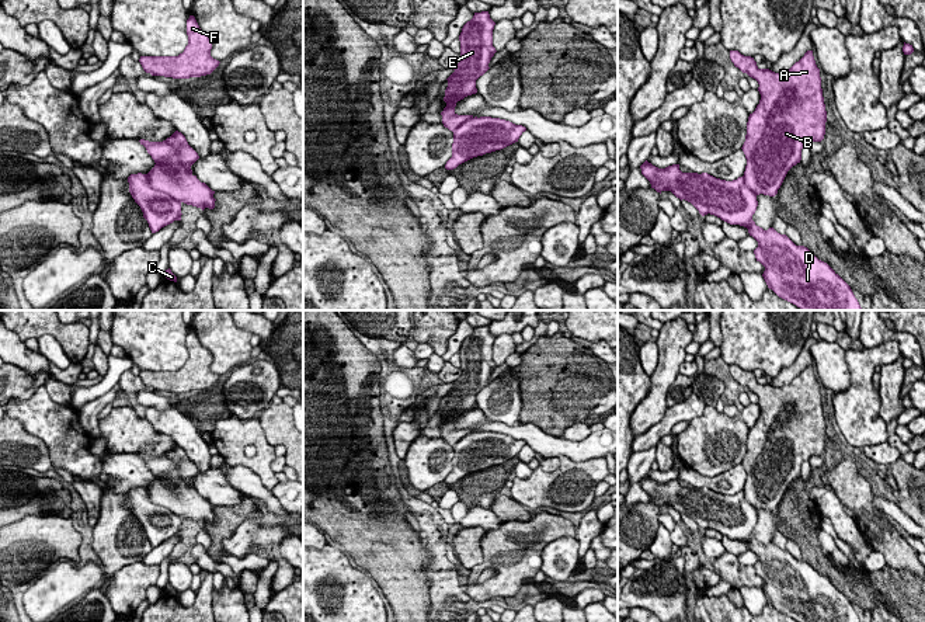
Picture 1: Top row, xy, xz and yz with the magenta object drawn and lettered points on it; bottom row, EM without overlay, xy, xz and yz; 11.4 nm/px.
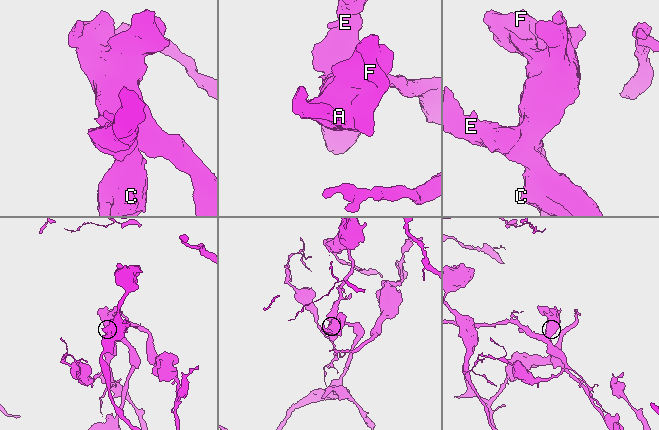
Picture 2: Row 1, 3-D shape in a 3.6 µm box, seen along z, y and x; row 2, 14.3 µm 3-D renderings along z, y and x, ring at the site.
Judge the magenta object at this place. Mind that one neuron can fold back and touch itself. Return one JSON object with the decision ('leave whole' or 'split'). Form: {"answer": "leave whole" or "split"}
{"answer": "split"}

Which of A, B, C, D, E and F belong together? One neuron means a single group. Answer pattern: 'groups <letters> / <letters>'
groups A B F / C D E

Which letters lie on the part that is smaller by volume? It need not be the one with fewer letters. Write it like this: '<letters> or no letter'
A, B, F

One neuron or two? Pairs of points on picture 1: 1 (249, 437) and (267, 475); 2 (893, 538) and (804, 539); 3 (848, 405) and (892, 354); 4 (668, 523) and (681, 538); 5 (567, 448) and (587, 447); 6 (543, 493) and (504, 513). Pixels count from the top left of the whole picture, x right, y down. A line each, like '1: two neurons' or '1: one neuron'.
1: one neuron
2: two neurons
3: one neuron
4: one neuron
5: one neuron
6: two neurons

